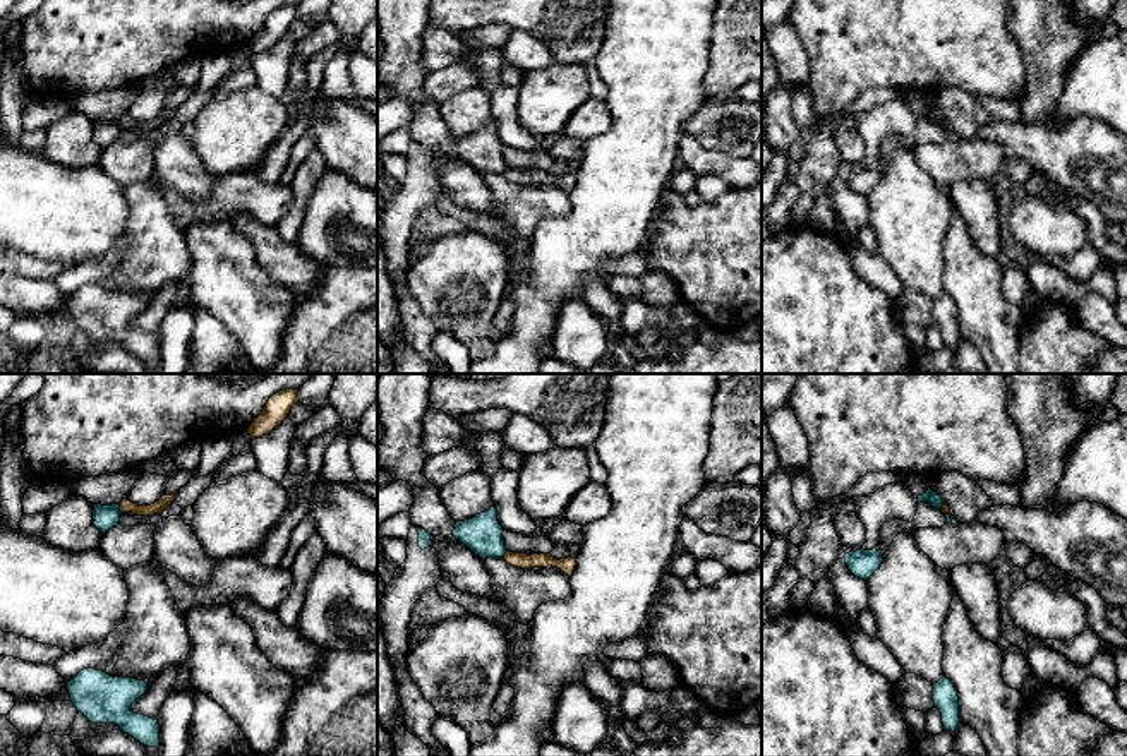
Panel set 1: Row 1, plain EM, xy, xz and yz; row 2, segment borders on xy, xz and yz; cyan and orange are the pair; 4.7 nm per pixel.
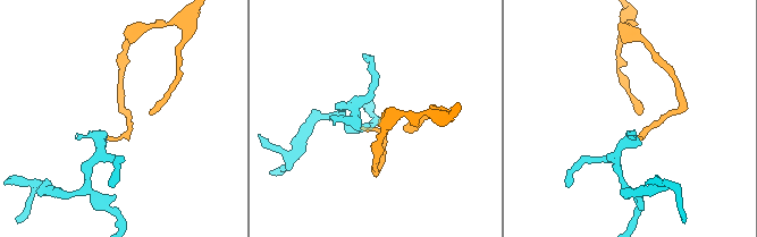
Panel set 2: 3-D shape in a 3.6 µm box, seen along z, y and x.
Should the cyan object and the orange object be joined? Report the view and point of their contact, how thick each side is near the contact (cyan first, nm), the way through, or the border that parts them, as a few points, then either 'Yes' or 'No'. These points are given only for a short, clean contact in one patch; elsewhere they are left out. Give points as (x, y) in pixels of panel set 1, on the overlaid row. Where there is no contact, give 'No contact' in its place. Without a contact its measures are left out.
Touches cyan at xy (119, 510). Thickness 110 nm (cyan) against 60 nm. Boundary: xy (119, 504), (120, 513). No

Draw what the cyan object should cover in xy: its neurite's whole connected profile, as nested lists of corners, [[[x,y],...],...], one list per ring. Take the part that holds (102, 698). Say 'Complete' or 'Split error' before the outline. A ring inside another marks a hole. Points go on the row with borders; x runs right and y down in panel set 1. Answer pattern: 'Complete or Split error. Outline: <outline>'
Complete. Outline: [[[84,669],[67,682],[67,691],[77,711],[91,723],[117,723],[141,744],[160,747],[158,720],[130,711],[132,703],[148,691],[144,681]]]

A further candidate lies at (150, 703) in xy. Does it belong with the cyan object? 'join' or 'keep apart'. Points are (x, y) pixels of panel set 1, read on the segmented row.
keep apart

